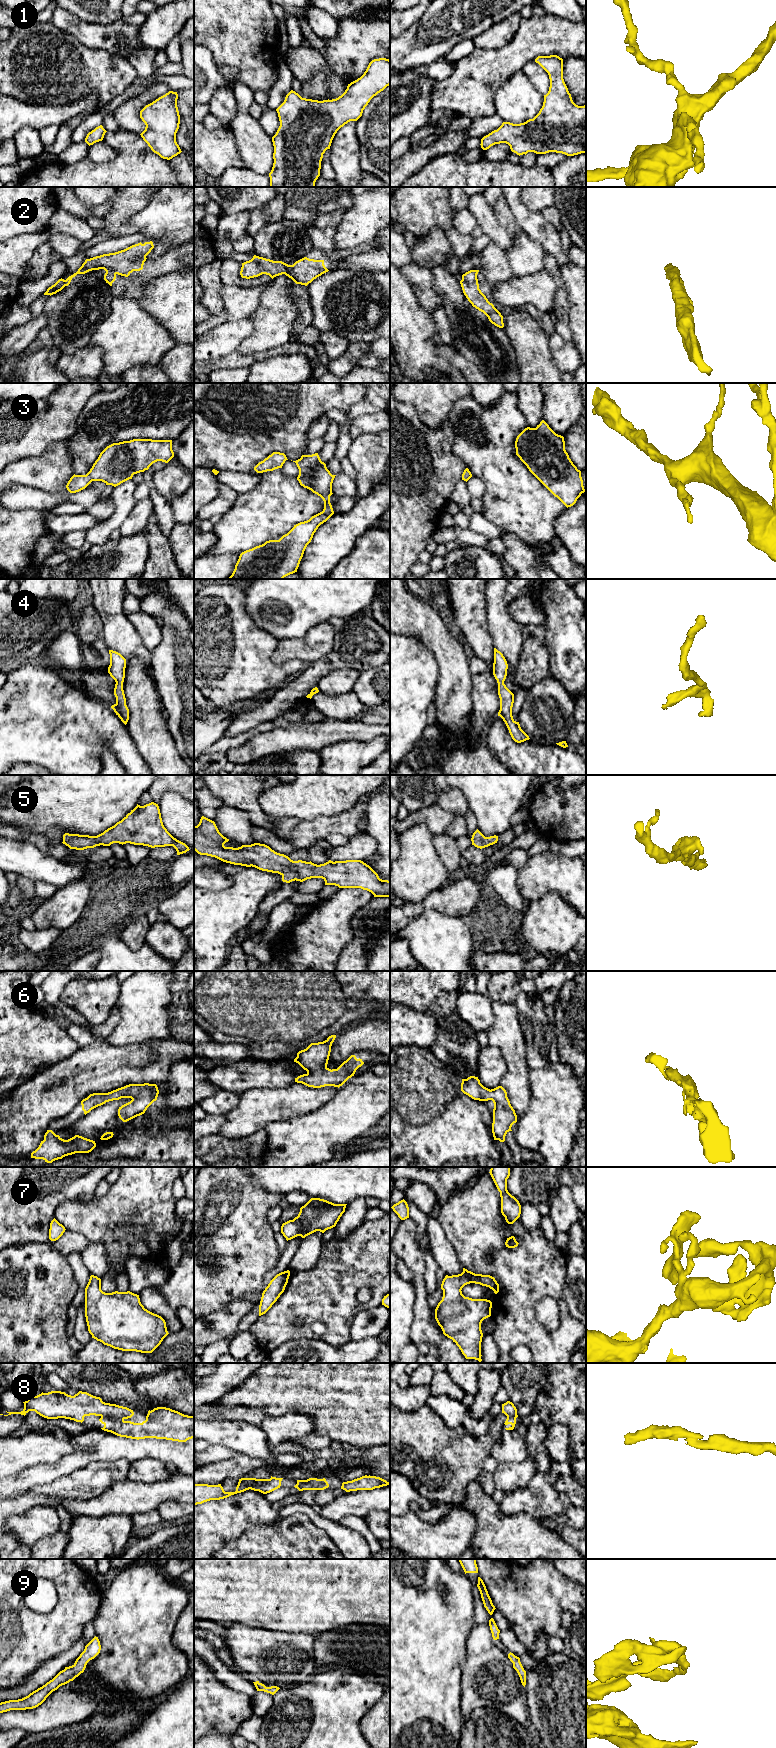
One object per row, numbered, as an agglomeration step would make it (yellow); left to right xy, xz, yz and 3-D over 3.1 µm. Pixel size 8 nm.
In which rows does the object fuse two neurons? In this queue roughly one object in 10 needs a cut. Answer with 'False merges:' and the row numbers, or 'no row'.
False merges: no row

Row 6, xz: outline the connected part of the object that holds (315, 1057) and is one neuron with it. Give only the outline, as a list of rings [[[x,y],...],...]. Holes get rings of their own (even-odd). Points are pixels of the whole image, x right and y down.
[[[331,1035],[325,1041],[311,1043],[306,1049],[297,1053],[294,1062],[298,1063],[307,1073],[295,1078],[295,1082],[313,1088],[325,1086],[339,1088],[354,1076],[356,1070],[364,1064],[362,1059],[357,1059],[355,1055],[351,1055],[337,1069],[331,1070],[327,1067],[335,1038],[336,1035]]]

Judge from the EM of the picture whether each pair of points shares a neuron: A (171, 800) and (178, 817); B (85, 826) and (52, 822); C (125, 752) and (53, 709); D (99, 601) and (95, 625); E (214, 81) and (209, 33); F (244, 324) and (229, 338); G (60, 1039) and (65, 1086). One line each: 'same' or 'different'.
A: same
B: same
C: same
D: different
E: different
F: same
G: different

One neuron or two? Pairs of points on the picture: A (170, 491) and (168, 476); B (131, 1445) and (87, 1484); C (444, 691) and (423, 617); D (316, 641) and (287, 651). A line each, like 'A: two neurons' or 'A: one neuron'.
A: one neuron
B: two neurons
C: one neuron
D: one neuron

